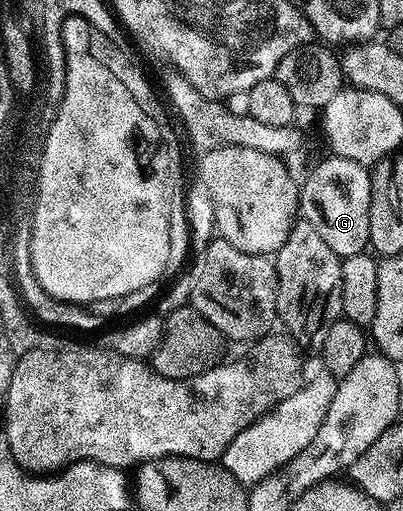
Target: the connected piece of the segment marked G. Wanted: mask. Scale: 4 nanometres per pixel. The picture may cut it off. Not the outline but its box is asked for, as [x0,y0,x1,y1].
[298,154,372,258]

